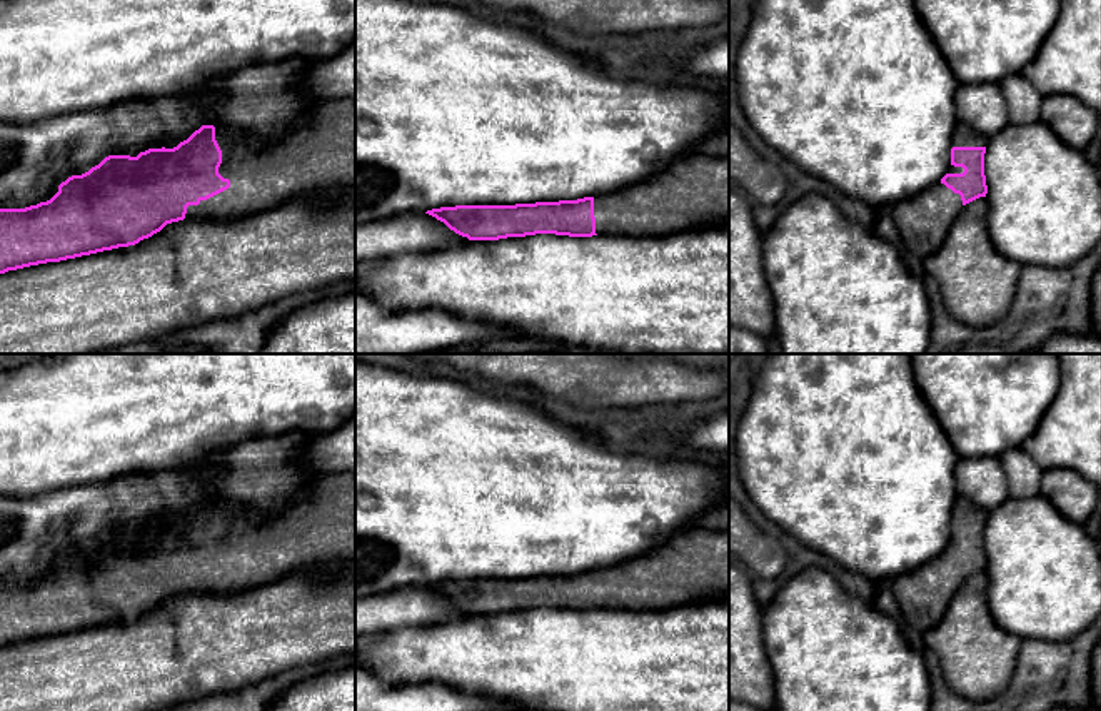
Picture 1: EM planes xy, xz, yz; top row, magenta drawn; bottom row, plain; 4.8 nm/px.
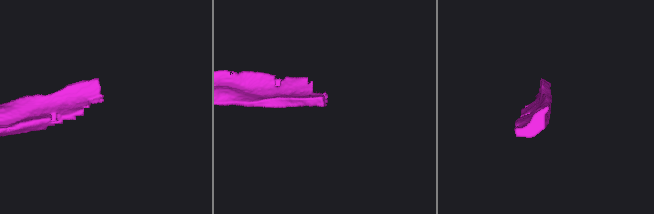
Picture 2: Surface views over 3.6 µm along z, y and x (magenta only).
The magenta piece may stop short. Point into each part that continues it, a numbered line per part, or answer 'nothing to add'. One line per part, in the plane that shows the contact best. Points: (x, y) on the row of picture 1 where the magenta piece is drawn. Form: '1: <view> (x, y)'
1: xy (319, 152)

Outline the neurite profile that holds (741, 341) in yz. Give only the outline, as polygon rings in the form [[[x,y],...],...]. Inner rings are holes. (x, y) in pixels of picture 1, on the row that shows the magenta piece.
[[[729,325],[729,354],[767,354],[767,339]]]

